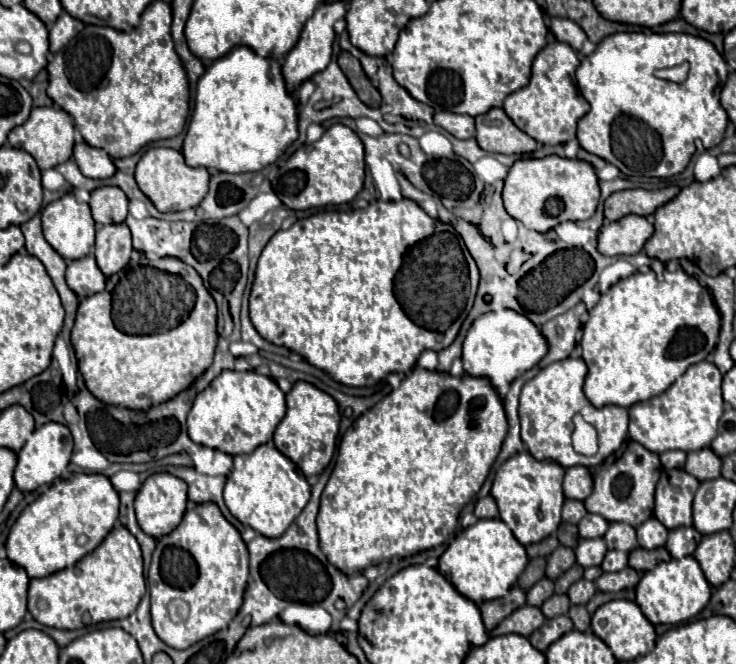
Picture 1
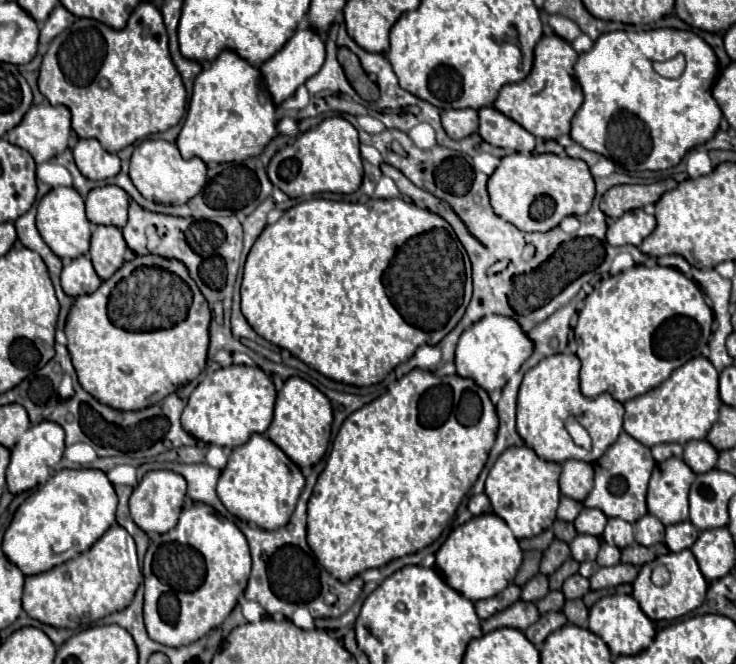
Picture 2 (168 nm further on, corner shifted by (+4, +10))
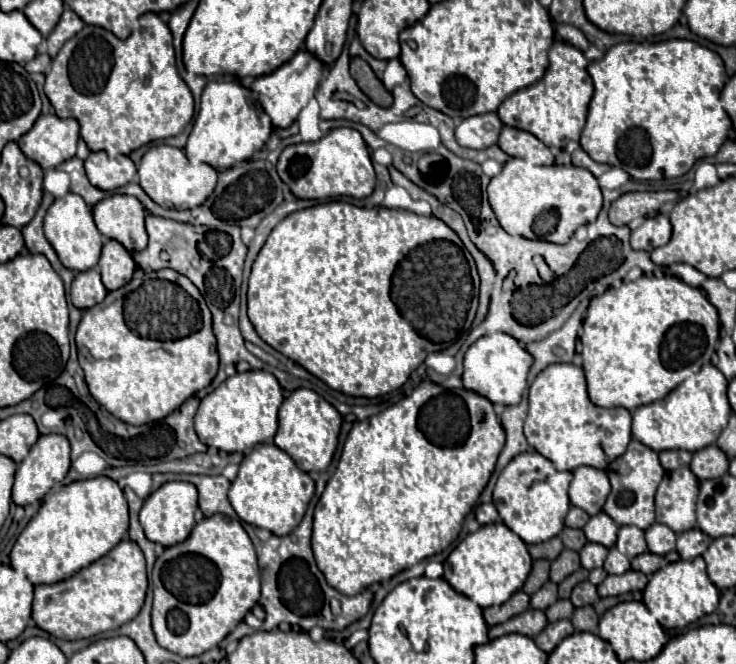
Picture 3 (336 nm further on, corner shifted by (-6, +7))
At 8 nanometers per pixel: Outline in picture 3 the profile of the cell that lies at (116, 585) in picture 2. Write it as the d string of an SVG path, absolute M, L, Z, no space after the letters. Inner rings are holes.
M122 539L108 553L108 559L112 563L90 563L64 581L36 585L32 603L32 619L36 625L58 639L74 641L118 629L126 621L134 619L144 605L148 589L144 553L132 539Z

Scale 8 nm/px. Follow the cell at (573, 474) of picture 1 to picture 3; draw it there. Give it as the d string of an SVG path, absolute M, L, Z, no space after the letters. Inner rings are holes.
M578 467L570 483L570 503L584 509L588 515L600 513L610 493L606 471L594 467Z

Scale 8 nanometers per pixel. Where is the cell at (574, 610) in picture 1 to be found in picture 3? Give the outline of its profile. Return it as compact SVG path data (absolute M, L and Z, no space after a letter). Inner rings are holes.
M592 605L586 607L578 607L572 615L572 625L576 631L590 631L590 633L598 633L598 615L594 611Z

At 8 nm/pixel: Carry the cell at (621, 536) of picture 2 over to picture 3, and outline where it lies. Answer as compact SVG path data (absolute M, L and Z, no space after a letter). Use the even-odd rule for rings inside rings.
M624 525L618 531L618 541L616 541L616 549L620 553L626 553L630 559L644 553L646 551L646 539L644 539L644 531L634 527L634 525Z

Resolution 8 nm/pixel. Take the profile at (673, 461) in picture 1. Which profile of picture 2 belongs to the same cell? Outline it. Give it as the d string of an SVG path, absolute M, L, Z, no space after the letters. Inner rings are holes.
M658 444L658 446L652 446L652 456L656 462L664 462L672 456L682 456L682 446L680 444Z

